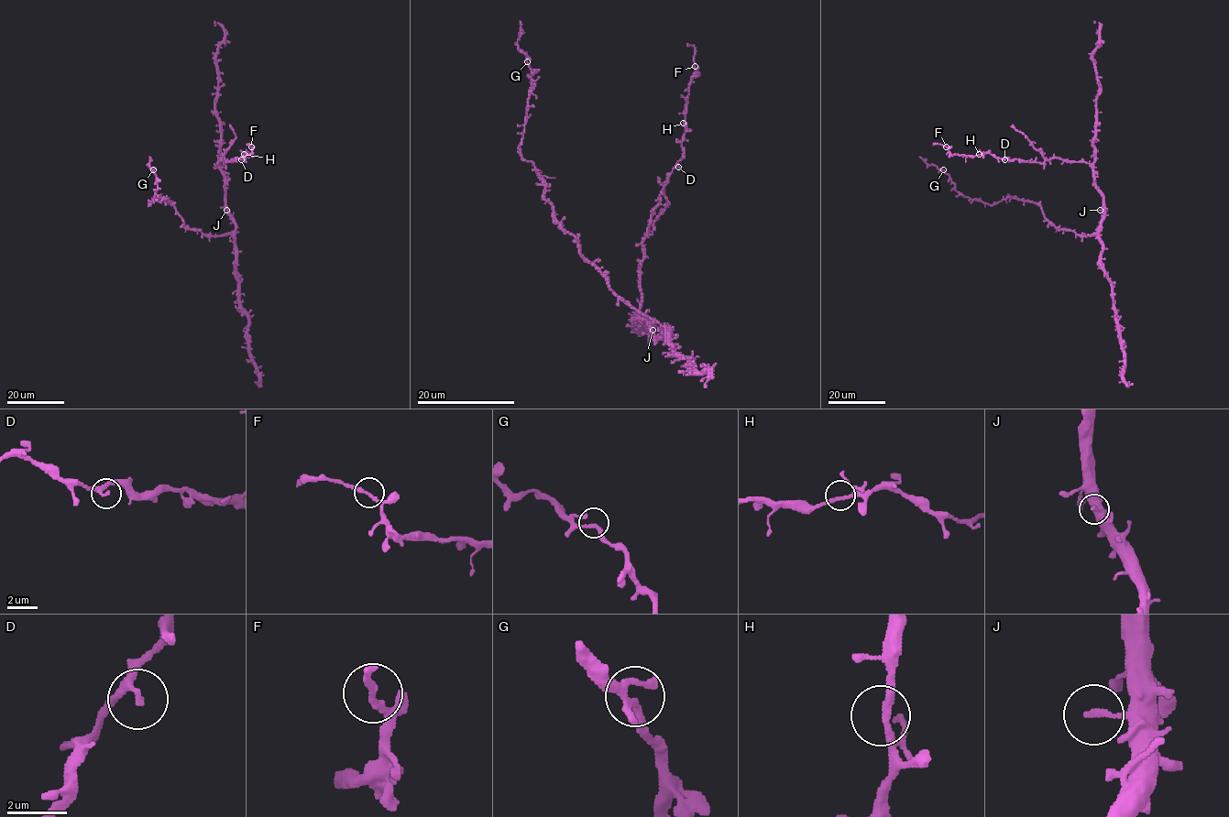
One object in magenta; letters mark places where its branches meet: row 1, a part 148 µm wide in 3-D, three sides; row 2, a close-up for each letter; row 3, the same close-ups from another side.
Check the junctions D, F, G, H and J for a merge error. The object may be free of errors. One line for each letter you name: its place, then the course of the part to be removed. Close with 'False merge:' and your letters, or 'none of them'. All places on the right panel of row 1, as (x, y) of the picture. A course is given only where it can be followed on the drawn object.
False merge: none of them

